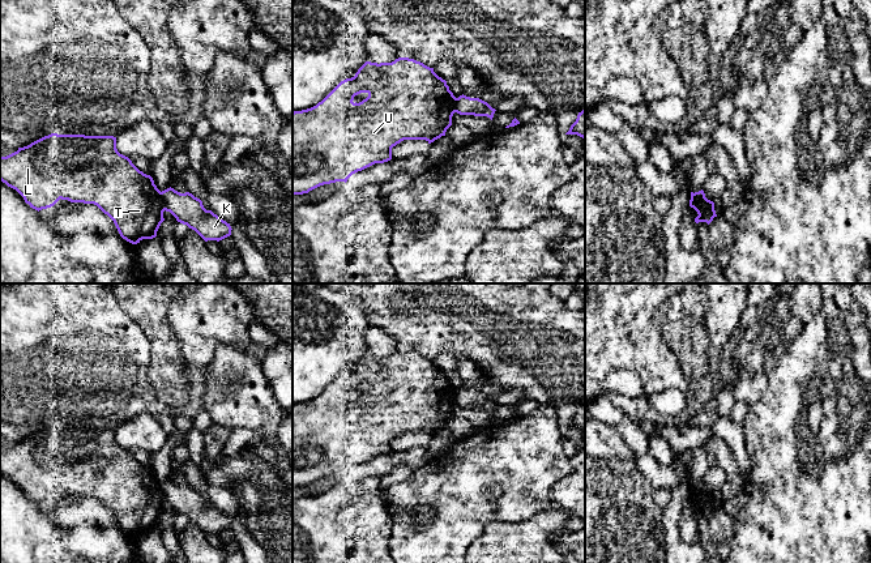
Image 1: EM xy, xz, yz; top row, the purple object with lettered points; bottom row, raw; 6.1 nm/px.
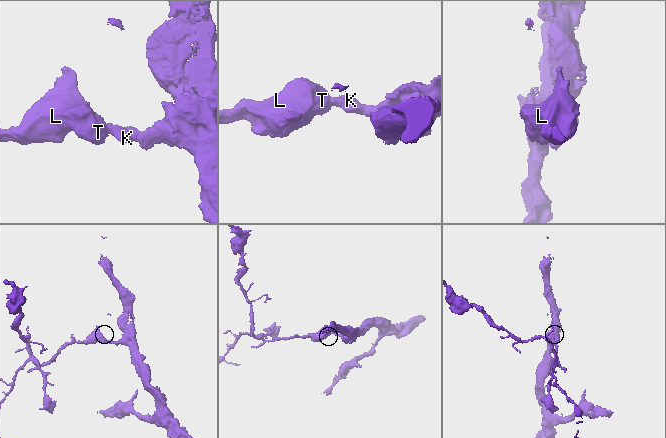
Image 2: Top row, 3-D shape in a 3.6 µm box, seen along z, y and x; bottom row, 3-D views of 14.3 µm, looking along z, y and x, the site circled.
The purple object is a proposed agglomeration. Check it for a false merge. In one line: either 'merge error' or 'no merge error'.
merge error

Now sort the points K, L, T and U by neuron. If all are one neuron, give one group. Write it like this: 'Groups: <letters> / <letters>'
Groups: K / L T U

